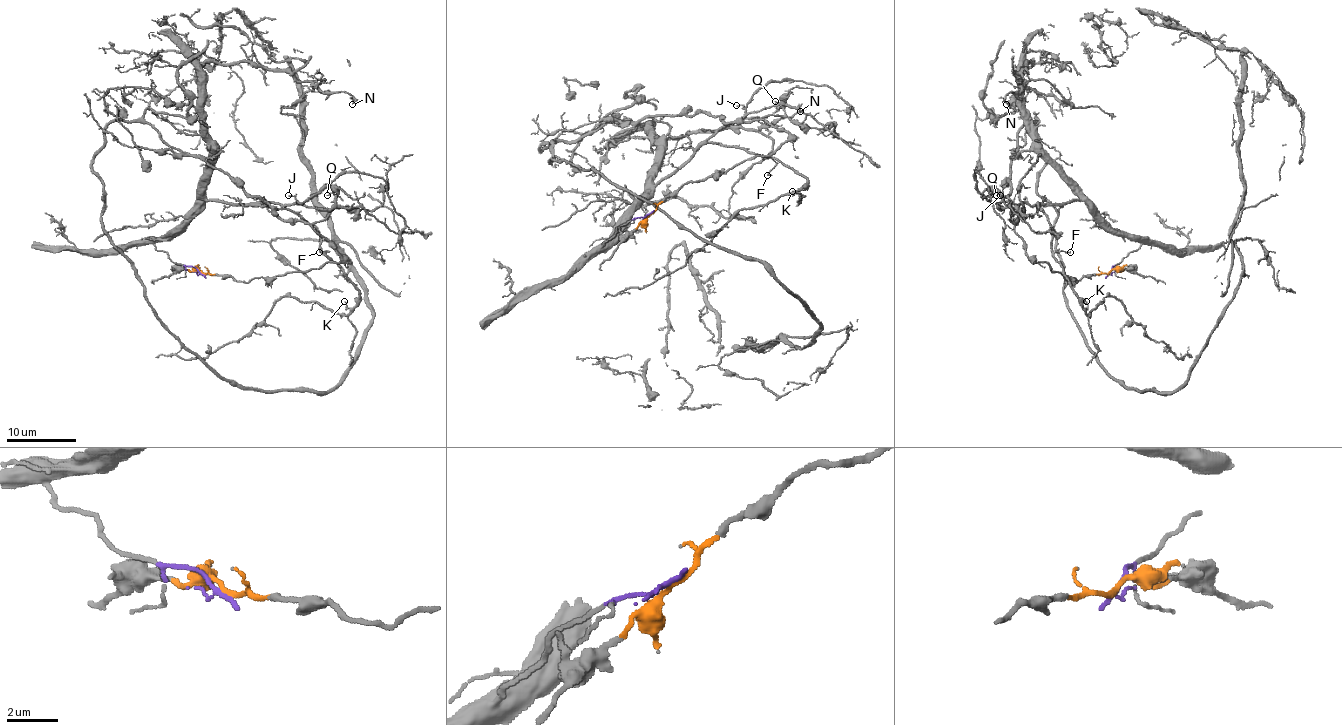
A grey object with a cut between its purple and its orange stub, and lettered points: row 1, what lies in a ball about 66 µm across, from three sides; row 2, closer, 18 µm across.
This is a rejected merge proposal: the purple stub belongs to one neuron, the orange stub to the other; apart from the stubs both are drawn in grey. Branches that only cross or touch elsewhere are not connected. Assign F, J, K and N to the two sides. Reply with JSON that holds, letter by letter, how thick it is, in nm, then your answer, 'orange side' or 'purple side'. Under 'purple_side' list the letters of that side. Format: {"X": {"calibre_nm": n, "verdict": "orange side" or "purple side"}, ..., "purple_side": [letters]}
{"F": {"calibre_nm": 140, "verdict": "purple side"}, "J": {"calibre_nm": 90, "verdict": "purple side"}, "K": {"calibre_nm": 80, "verdict": "purple side"}, "N": {"calibre_nm": 90, "verdict": "purple side"}, "purple_side": ["F", "J", "K", "N"]}

